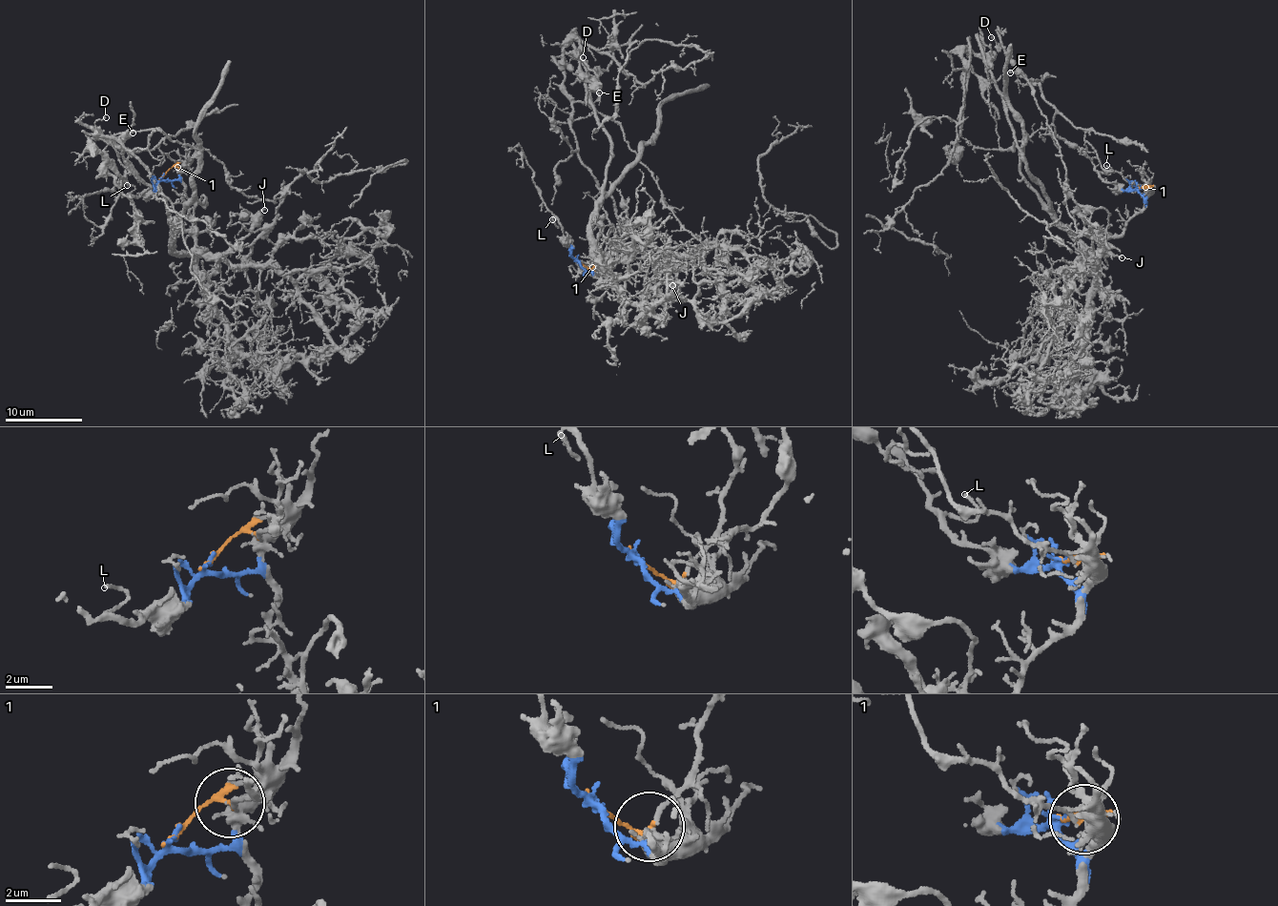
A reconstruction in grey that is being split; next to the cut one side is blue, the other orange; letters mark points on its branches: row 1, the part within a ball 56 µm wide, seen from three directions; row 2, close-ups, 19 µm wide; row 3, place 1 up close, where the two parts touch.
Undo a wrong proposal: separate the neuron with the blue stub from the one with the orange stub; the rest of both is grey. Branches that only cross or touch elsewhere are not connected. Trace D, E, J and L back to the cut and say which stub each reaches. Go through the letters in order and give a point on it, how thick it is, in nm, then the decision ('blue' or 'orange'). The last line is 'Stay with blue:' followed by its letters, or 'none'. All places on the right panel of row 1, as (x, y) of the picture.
D: place (991, 37); calibre 100 nm; orange
E: place (1010, 72); calibre 120 nm; orange
J: place (1122, 257); calibre 170 nm; blue
L: place (1106, 165); calibre 110 nm; blue
Stay with blue: J, L

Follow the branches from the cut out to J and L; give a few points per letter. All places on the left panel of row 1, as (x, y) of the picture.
J: (163, 176), (182, 185), (193, 220), (192, 236), (205, 255), (225, 255), (264, 209)
L: (163, 176), (154, 191), (141, 195), (133, 186), (127, 185)

